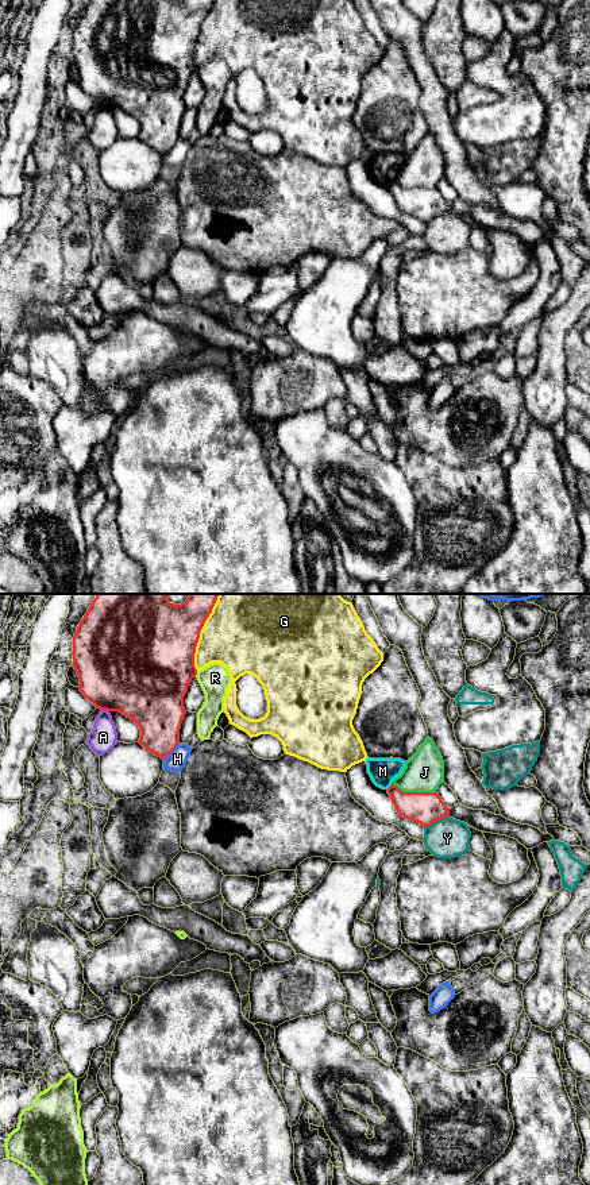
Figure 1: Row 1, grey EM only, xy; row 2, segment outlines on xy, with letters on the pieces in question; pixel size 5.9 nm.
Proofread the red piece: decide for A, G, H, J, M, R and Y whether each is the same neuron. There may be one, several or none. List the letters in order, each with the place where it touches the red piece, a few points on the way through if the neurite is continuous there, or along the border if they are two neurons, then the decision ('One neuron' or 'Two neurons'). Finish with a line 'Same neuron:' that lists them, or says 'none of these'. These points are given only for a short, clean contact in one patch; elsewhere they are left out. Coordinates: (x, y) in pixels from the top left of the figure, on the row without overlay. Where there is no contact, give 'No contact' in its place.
A: Touches red at xy (105, 104). Two neurons
G: Touches red at xy (199, 33). Two neurons
H: Touches red at xy (170, 147). Two neurons
J: Touches red at xy (413, 188). Two neurons
M: Touches red at xy (390, 181). Boundary: xy (392, 177), (386, 184). Two neurons
R: Touches red at xy (196, 69). Two neurons
Y: Touches red at xy (436, 216). Two neurons
Same neuron: none of these

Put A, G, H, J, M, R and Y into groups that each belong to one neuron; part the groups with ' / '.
A / G / H / J / M / R / Y

